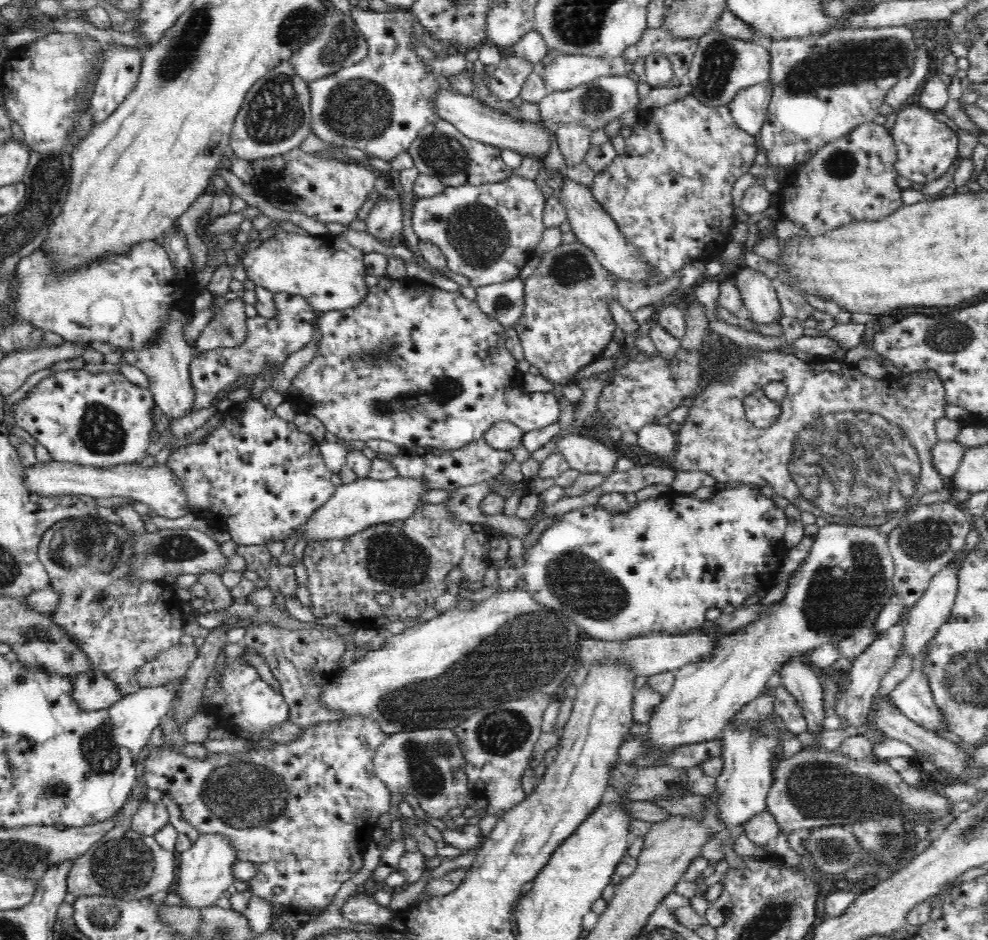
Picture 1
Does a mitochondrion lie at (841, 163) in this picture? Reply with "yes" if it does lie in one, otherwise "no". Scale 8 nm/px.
yes

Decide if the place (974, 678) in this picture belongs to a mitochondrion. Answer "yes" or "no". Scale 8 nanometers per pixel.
yes

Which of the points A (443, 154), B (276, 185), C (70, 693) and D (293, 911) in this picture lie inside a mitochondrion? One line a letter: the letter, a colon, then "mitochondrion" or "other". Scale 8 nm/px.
A: mitochondrion
B: other
C: other
D: other

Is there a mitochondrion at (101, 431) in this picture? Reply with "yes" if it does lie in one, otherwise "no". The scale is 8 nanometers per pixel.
yes

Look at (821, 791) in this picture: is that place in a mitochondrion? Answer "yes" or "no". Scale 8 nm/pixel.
yes

